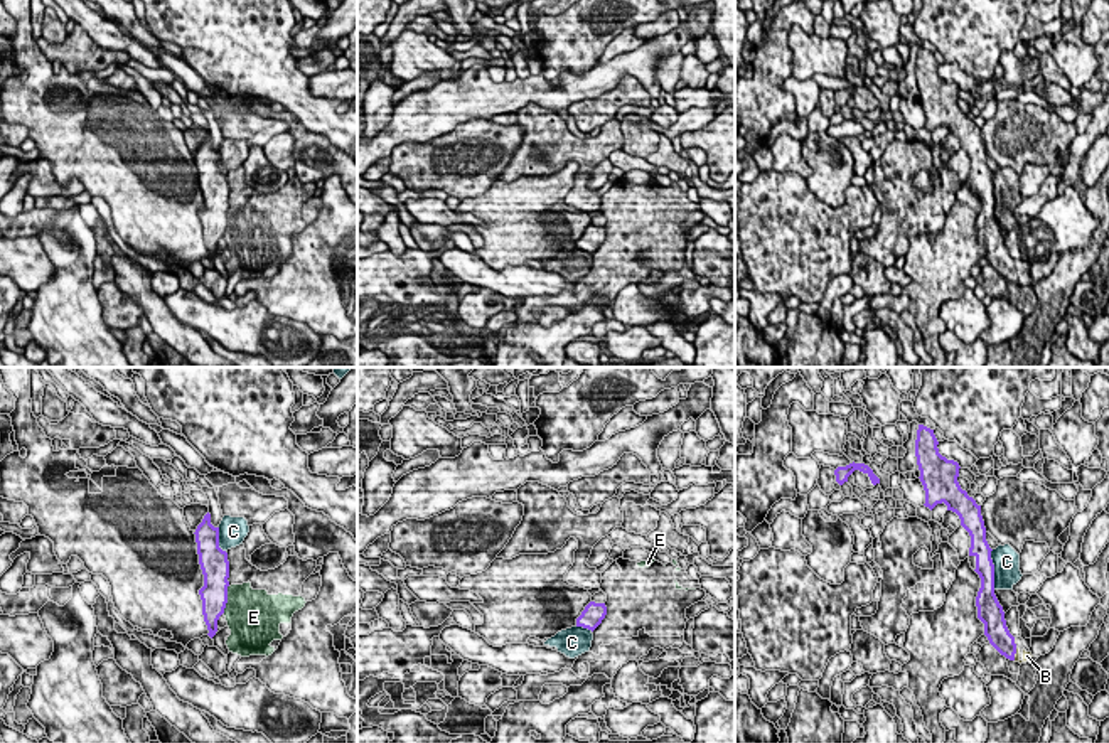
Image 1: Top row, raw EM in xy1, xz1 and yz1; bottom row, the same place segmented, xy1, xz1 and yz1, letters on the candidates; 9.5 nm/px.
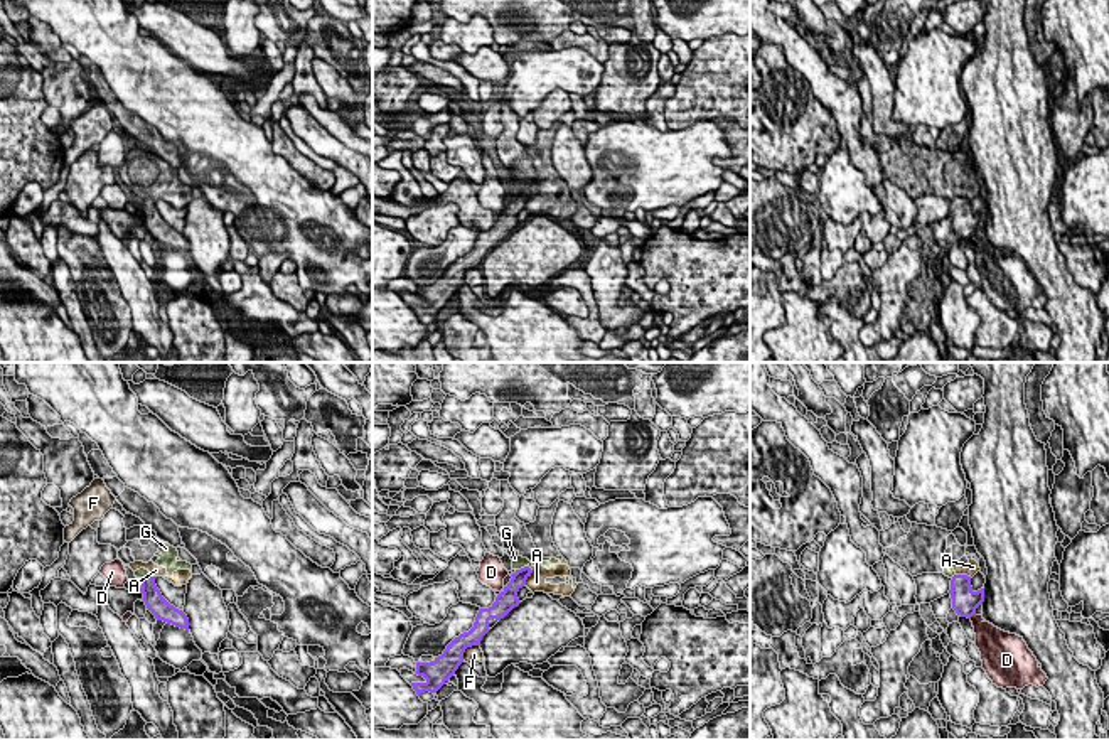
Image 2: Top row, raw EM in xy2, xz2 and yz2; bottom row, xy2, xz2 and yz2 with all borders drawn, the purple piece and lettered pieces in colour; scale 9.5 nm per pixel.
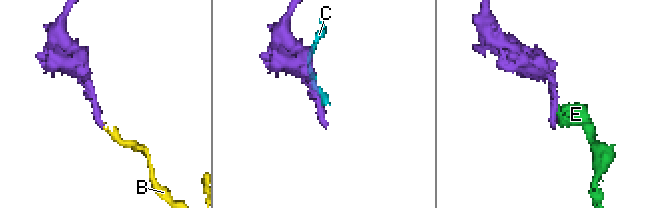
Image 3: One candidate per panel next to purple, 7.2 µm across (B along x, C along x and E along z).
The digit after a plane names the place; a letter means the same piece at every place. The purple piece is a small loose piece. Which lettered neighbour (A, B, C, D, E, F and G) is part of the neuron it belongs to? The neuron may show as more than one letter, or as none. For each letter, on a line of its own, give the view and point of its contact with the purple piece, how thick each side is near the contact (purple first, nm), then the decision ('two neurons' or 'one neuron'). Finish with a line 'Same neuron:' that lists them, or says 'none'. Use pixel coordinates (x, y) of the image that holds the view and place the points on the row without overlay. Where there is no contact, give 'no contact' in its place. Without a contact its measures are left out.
A: meets purple in xz2 at (530, 198); 140 nm thick on the purple side, 180 nm on the other; two neurons
B: meets purple in yz1 at (1015, 275); 220 nm thick on the purple side, 70 nm on the other; one neuron
C: meets purple in yz1 at (993, 192); 190 nm thick on the purple side, 260 nm on the other; two neurons
D: meets purple in yz2 at (971, 238); 240 nm thick on the purple side, 240 nm on the other; two neurons
E: meets purple in xy1 at (226, 221); 260 nm thick on the purple side, 460 nm on the other; two neurons
F: meets purple in xz2 at (467, 268); 200 nm thick on the purple side, 170 nm on the other; two neurons
G: meets purple in xz2 at (521, 191); 140 nm thick on the purple side, 130 nm on the other; two neurons
Same neuron: B

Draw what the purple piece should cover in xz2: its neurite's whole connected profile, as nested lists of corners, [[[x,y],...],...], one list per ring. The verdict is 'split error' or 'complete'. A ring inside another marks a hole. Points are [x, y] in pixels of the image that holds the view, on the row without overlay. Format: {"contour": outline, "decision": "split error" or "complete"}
{"contour": [[[529,189],[516,192],[511,197],[511,204],[496,219],[496,224],[489,231],[479,233],[474,249],[469,255],[455,260],[447,268],[443,276],[435,280],[431,285],[416,285],[416,297],[426,302],[425,305],[411,305],[418,319],[425,314],[437,315],[463,285],[465,271],[480,268],[482,260],[490,253],[489,243],[504,241],[514,229],[521,226],[517,214],[526,207],[526,202],[531,199],[531,196],[533,192]]], "decision": "complete"}

